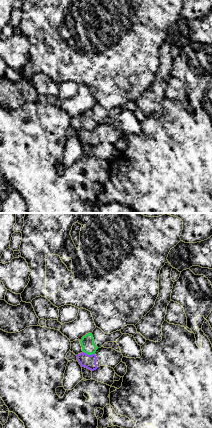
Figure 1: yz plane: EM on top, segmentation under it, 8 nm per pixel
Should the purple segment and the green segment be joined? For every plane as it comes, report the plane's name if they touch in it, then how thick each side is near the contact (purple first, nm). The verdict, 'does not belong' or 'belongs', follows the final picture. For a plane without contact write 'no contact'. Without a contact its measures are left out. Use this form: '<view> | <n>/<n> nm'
yz | 110/110 nm

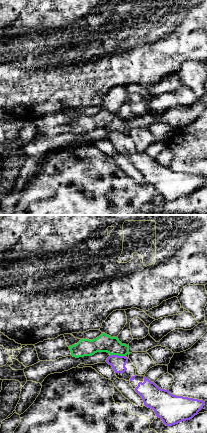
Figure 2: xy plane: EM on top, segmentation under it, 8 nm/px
xy | 120/140 nm

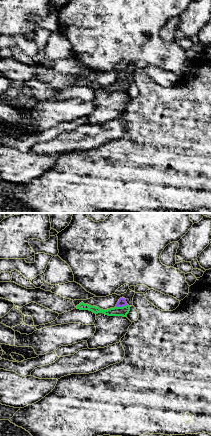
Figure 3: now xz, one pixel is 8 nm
xz | 70/80 nm

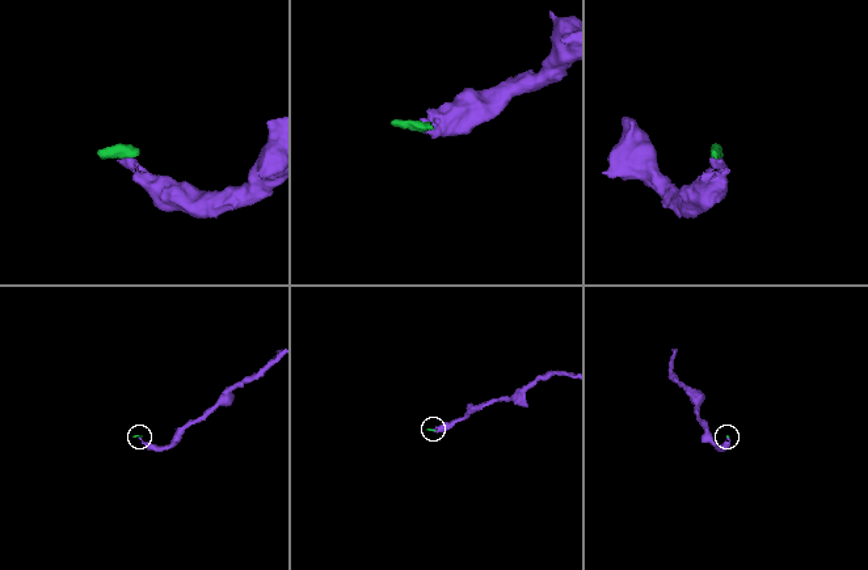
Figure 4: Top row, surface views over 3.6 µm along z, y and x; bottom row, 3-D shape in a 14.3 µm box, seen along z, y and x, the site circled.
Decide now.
does not belong

